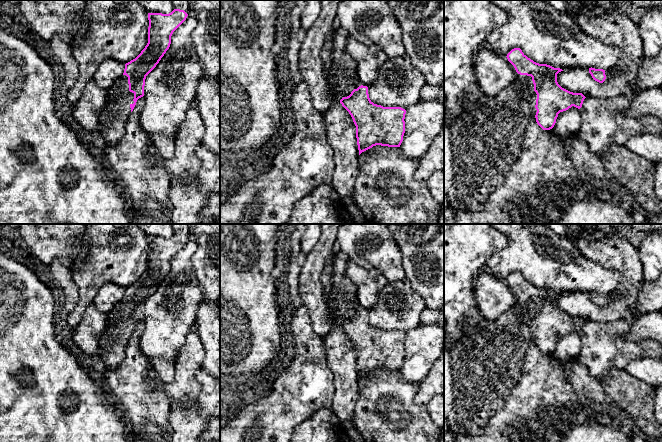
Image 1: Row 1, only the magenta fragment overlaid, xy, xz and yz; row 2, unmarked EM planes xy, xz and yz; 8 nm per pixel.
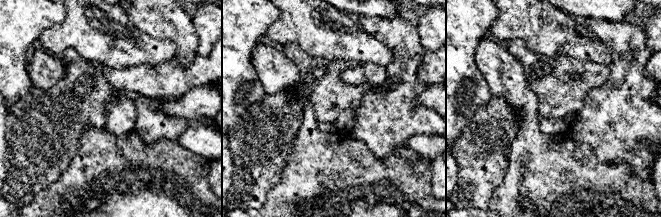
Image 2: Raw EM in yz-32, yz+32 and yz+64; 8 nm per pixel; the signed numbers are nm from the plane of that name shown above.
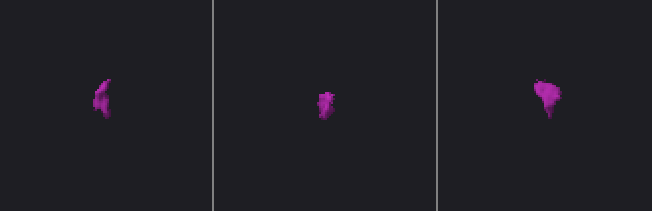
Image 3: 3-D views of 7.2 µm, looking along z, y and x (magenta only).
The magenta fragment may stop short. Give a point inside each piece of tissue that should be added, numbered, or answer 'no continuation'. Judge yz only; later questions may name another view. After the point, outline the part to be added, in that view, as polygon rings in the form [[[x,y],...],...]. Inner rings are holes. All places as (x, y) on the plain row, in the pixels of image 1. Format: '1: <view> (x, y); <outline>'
1: yz (486, 364); [[[517,299],[517,303],[494,320],[484,319],[464,334],[463,340],[452,350],[454,401],[448,418],[449,429],[457,435],[469,436],[486,432],[490,418],[499,412],[518,380],[529,343],[536,339],[537,318],[531,300]]]

